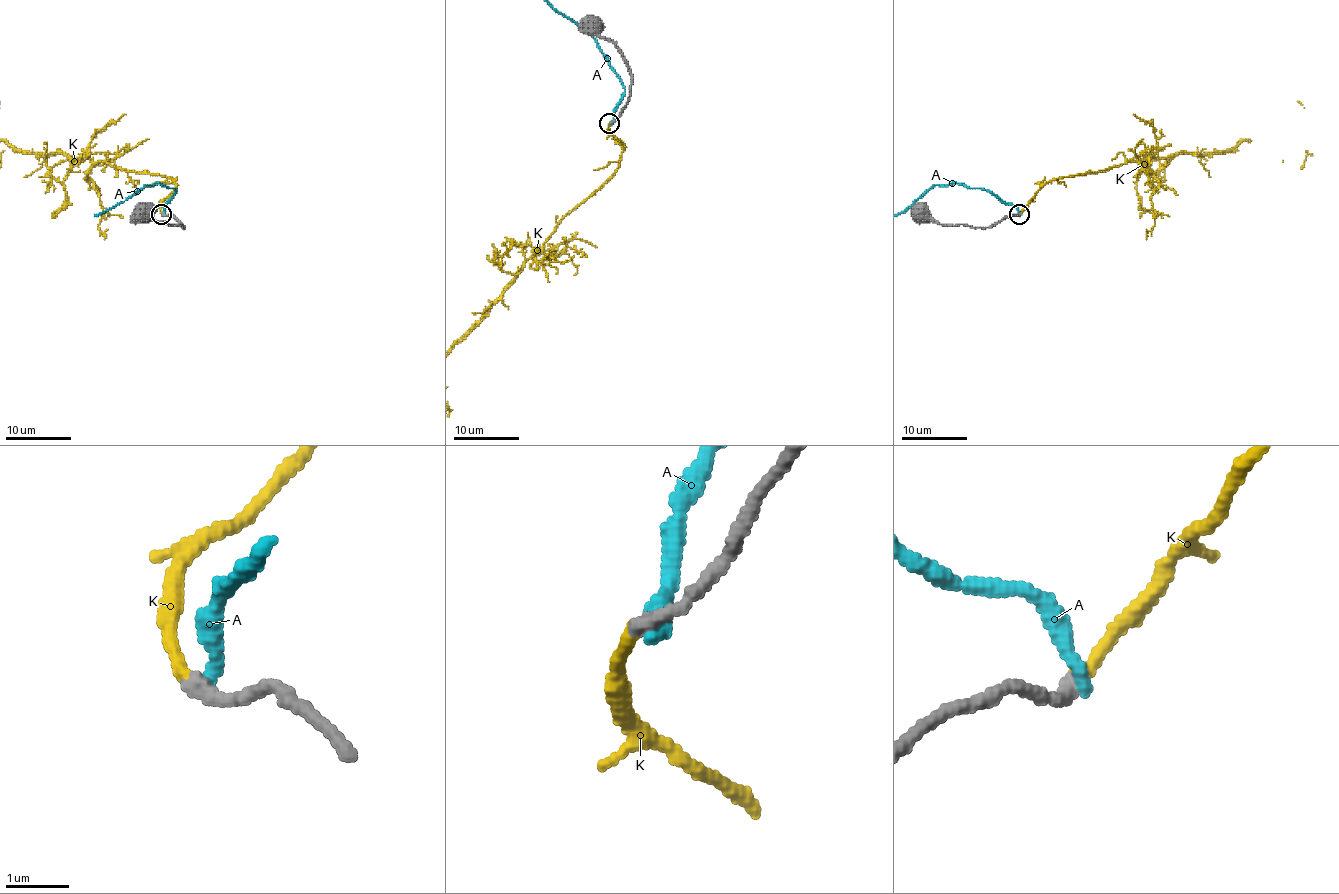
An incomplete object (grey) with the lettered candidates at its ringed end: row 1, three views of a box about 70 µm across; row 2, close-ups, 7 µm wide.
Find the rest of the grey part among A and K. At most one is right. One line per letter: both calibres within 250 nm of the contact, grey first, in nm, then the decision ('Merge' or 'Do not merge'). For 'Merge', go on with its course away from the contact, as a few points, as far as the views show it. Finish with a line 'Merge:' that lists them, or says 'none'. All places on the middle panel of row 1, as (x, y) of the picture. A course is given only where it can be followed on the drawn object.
A: Thickness 260 nm (grey) against 240 nm. Do not merge
K: Thickness 260 nm (grey) against 190 nm. Merge
Merge: K

